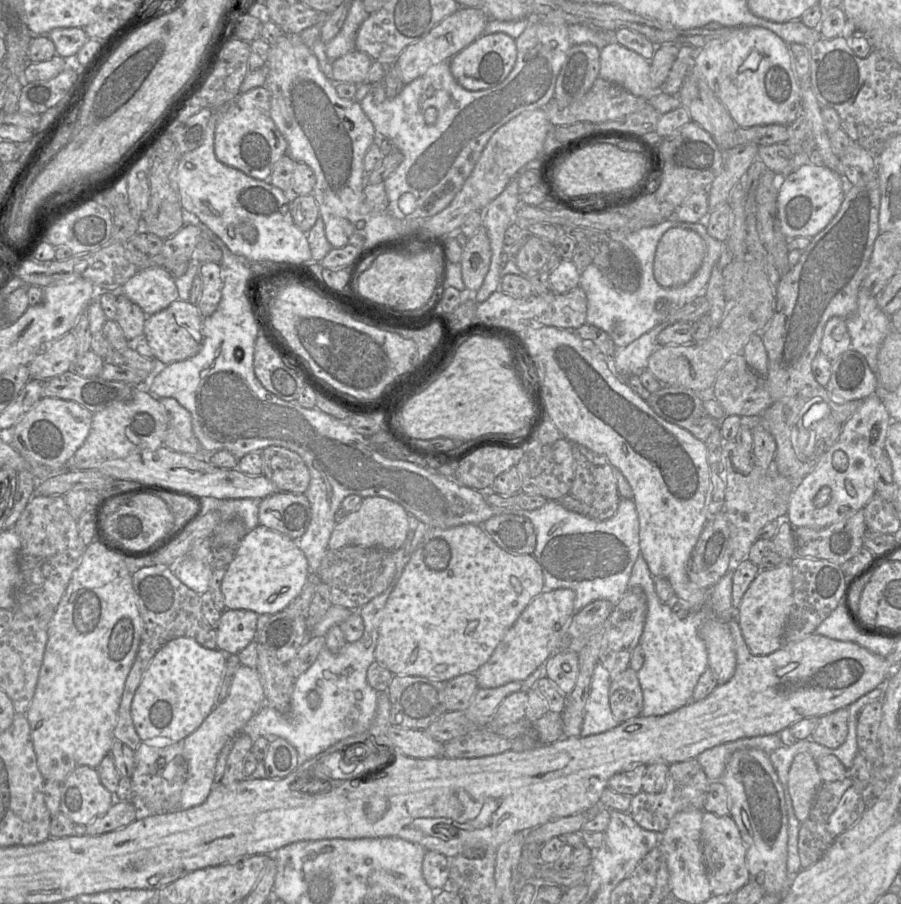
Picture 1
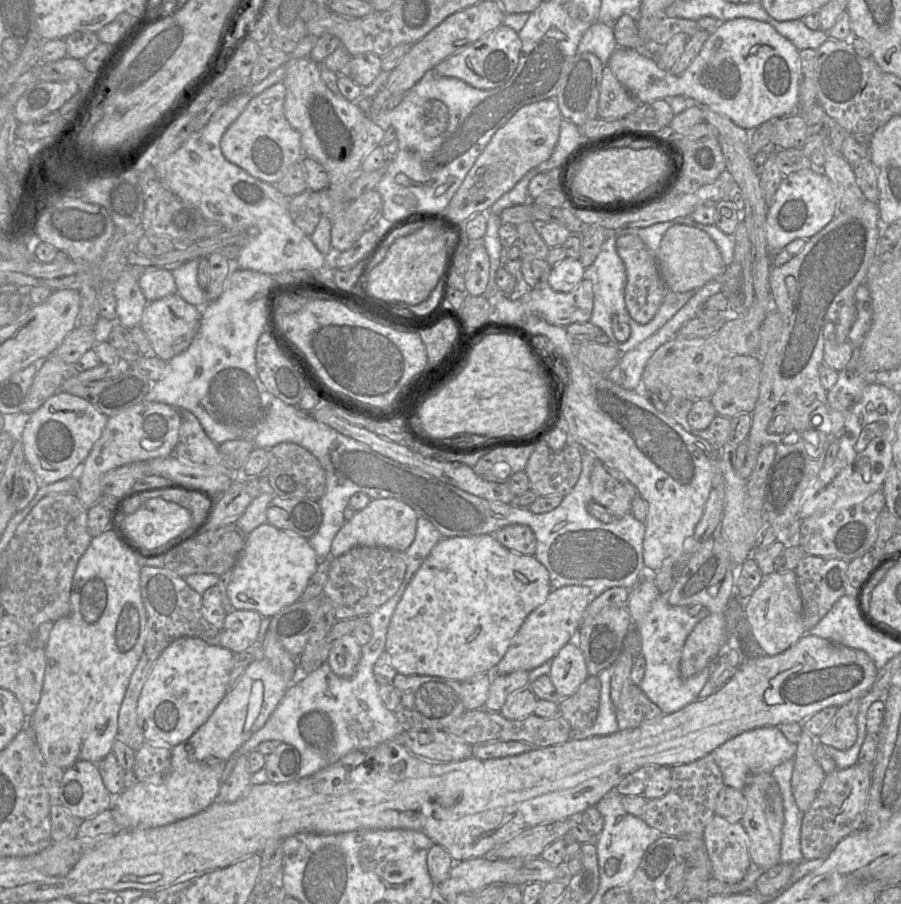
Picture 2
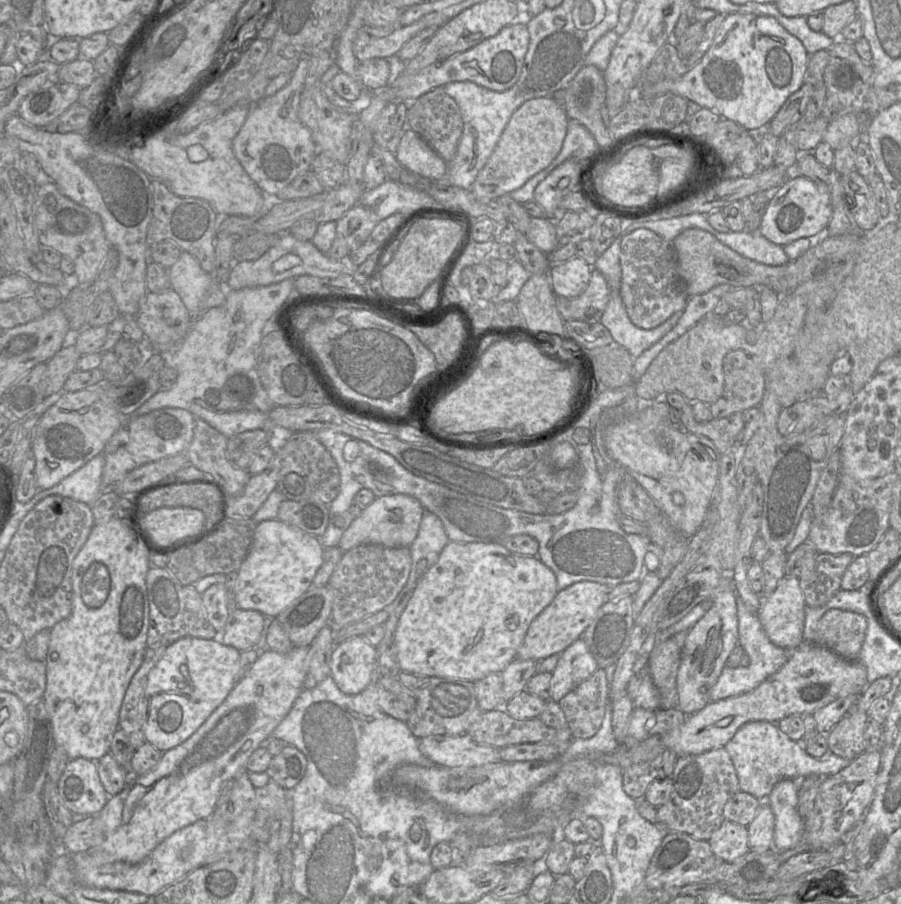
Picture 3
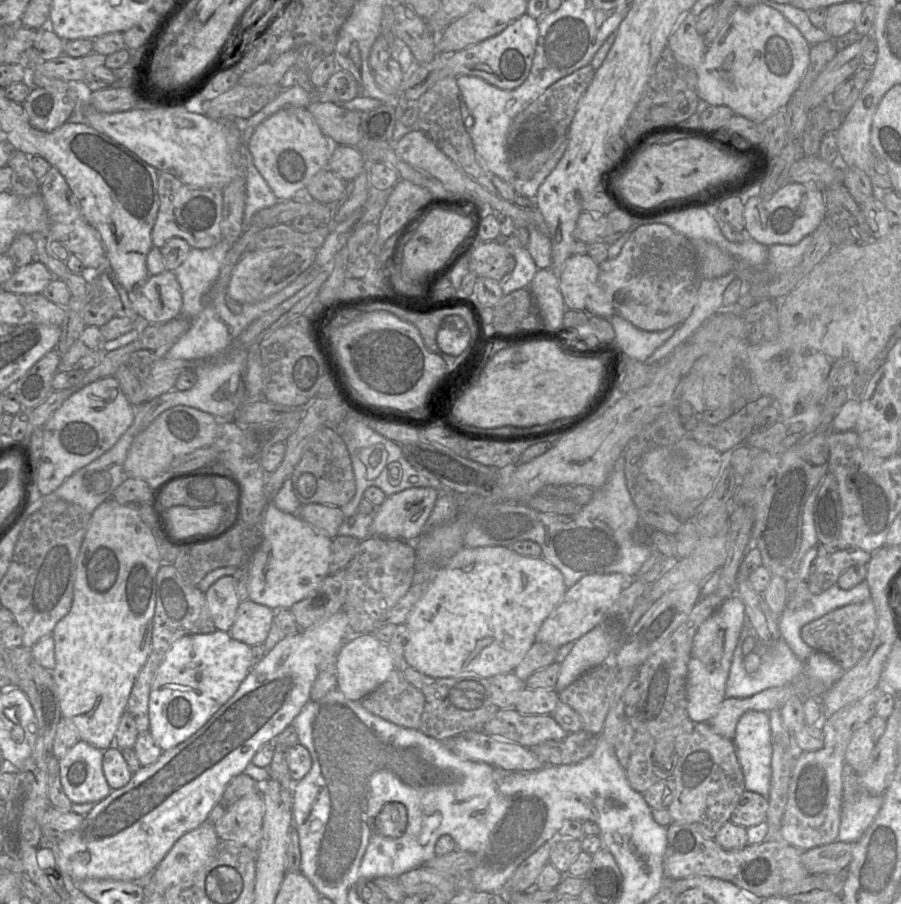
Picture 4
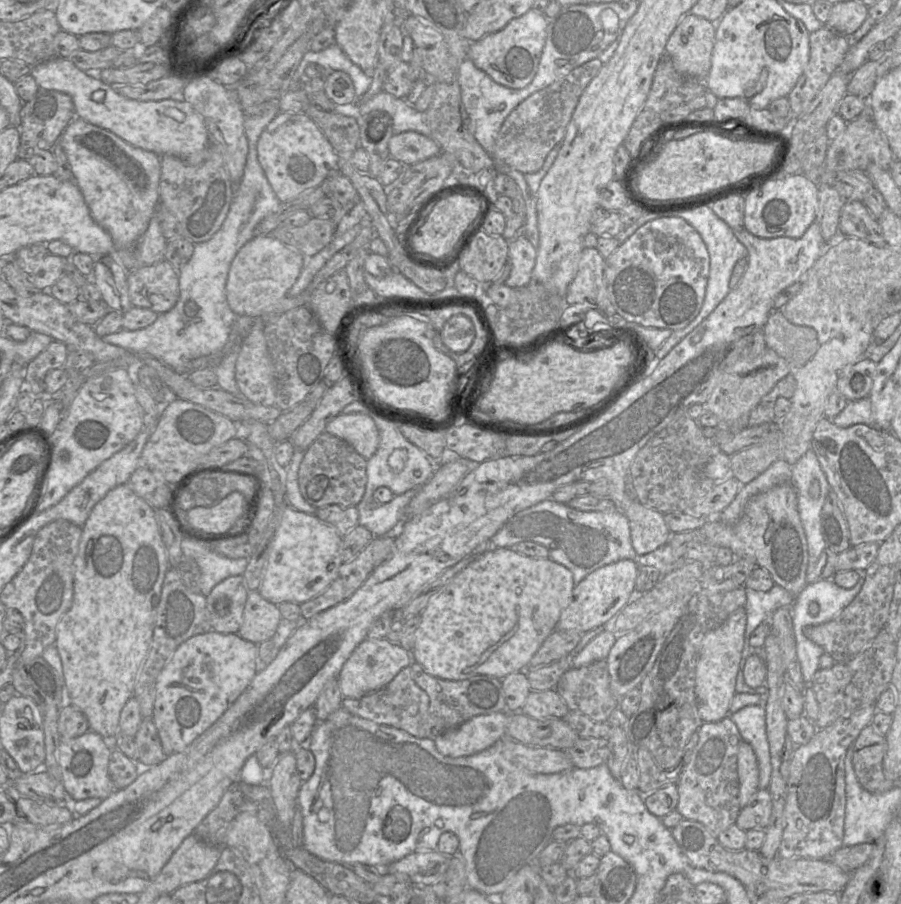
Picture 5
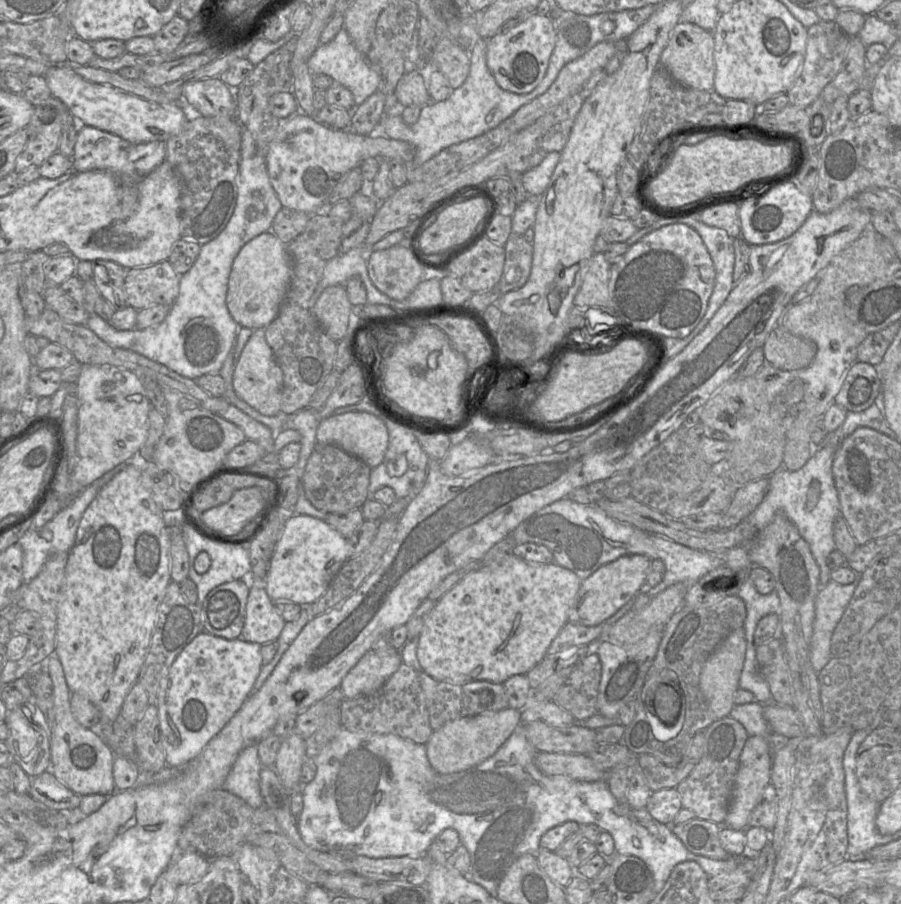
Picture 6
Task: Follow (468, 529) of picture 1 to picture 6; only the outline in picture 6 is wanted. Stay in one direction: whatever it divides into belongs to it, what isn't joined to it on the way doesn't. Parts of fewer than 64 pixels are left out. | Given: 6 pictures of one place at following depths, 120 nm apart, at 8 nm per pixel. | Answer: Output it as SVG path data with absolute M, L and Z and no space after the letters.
M513 553L494 559L479 570L465 576L449 592L444 594L425 619L422 631L417 638L417 658L423 671L438 681L455 685L464 685L473 681L489 681L499 684L504 683L514 675L526 675L529 670L544 659L552 641L563 626L568 623L569 611L574 604L581 583L582 581L574 572L555 563L534 563L516 557Z

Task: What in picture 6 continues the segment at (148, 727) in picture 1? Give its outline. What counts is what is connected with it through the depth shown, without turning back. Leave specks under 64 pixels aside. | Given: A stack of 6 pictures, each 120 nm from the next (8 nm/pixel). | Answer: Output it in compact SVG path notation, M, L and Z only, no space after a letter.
M202 631L184 647L161 679L157 694L157 712L166 765L184 767L201 753L252 693L262 666L261 645L242 638L228 640Z

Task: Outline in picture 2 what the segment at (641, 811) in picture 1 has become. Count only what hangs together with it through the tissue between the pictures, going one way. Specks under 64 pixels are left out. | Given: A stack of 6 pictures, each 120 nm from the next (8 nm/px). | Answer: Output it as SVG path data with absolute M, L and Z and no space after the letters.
M711 754L688 764L671 767L671 787L661 798L647 800L641 818L663 835L702 837L708 822L715 815L716 800L724 788L721 770Z

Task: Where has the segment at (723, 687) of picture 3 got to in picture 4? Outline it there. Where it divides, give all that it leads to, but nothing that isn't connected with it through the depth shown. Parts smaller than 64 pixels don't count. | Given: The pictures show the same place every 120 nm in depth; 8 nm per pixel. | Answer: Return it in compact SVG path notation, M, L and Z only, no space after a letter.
M745 615L744 626L740 632L739 639L733 652L729 676L726 682L726 698L747 698L766 689L789 684L799 678L803 671L804 663L798 659L783 638L780 637L770 645L760 644L757 639L757 647L755 651L752 652L758 653L761 664L755 673L747 673L743 663L745 656L742 652L742 644L743 641L752 633L753 629Z

